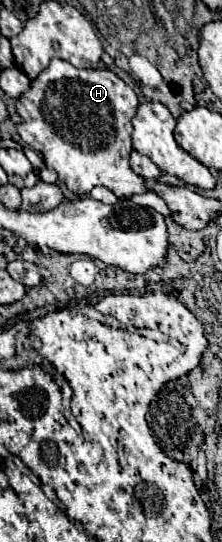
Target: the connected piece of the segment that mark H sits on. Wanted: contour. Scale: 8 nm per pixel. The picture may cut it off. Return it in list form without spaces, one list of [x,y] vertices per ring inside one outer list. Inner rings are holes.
[[[52,59],[30,85],[30,91],[16,99],[16,109],[24,123],[18,125],[18,133],[26,145],[38,151],[48,169],[58,173],[58,179],[76,195],[88,195],[96,185],[108,187],[118,199],[130,199],[132,195],[146,193],[144,179],[130,169],[132,153],[132,117],[138,107],[138,97],[130,85],[126,85],[110,69],[78,69],[62,59]],[[122,117],[122,137],[116,129],[116,119]]]

